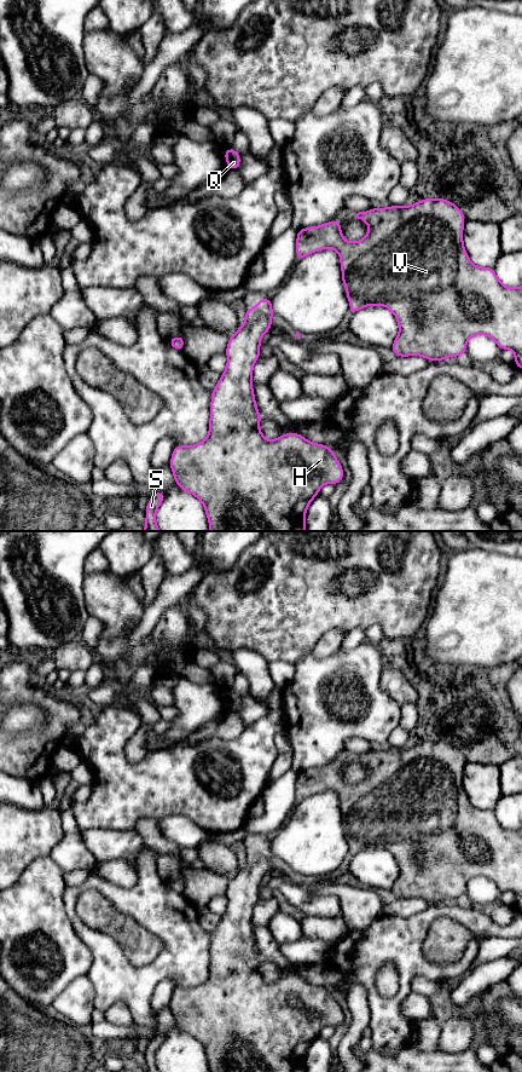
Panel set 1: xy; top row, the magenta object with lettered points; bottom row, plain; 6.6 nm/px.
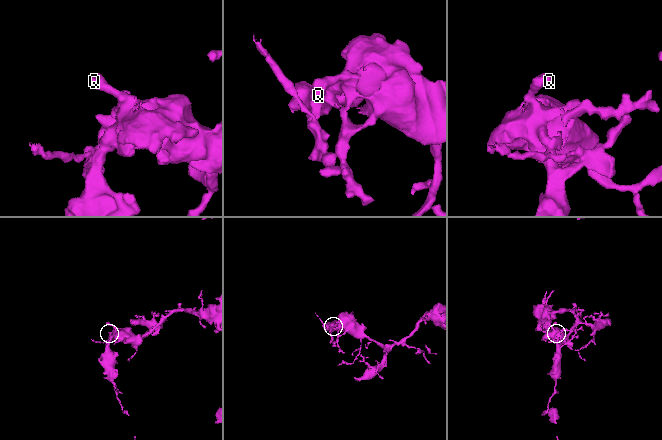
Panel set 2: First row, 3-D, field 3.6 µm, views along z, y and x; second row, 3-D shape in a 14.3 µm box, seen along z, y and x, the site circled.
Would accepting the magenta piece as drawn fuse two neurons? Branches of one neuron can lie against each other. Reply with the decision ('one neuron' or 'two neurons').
one neuron

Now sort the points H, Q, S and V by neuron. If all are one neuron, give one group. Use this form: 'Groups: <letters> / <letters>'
Groups: H Q S V

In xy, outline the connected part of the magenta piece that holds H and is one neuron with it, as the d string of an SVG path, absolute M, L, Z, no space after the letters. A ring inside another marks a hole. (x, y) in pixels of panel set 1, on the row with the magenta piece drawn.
M271 298L257 300L254 310L245 306L245 323L230 338L225 351L228 358L226 369L211 391L208 437L196 445L176 445L172 453L169 466L175 484L203 503L210 531L304 531L306 511L319 495L319 489L326 483L337 485L344 477L330 446L312 443L296 432L267 440L259 428L262 417L253 391L253 367L260 358L261 338L273 328L271 318L274 316ZM291 455L298 455L302 462L292 465Z

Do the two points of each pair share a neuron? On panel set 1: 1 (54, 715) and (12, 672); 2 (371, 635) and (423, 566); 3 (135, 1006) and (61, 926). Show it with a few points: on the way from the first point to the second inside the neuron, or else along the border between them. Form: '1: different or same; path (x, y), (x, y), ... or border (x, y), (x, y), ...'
1: same; path (47, 704), (23, 683)
2: different; border (365, 628), (377, 624), (384, 637)
3: different; border (76, 935), (88, 947), (92, 956), (88, 974)

